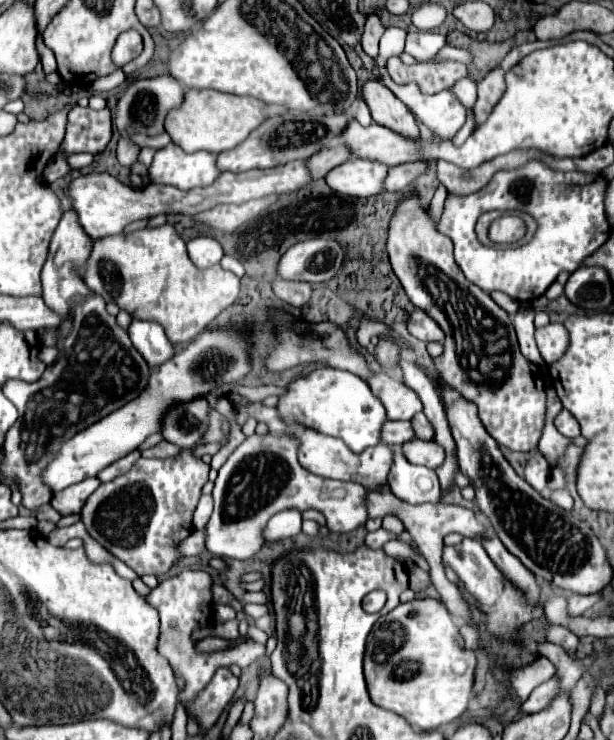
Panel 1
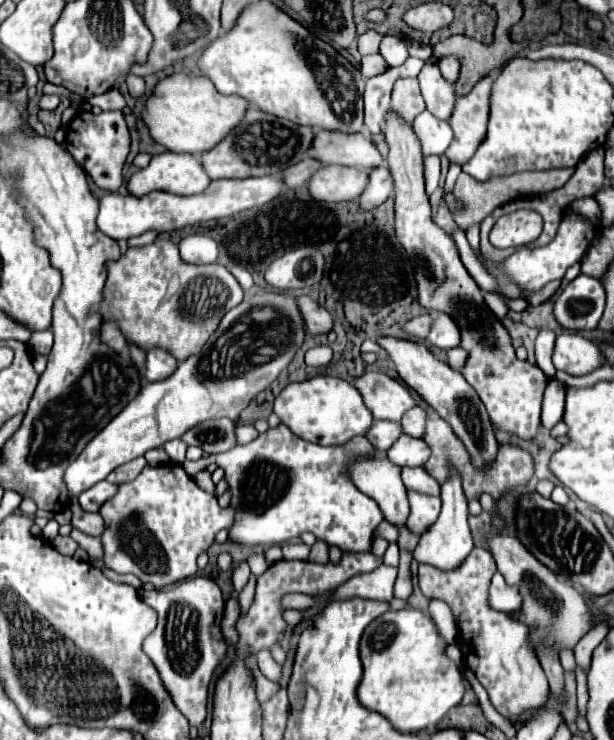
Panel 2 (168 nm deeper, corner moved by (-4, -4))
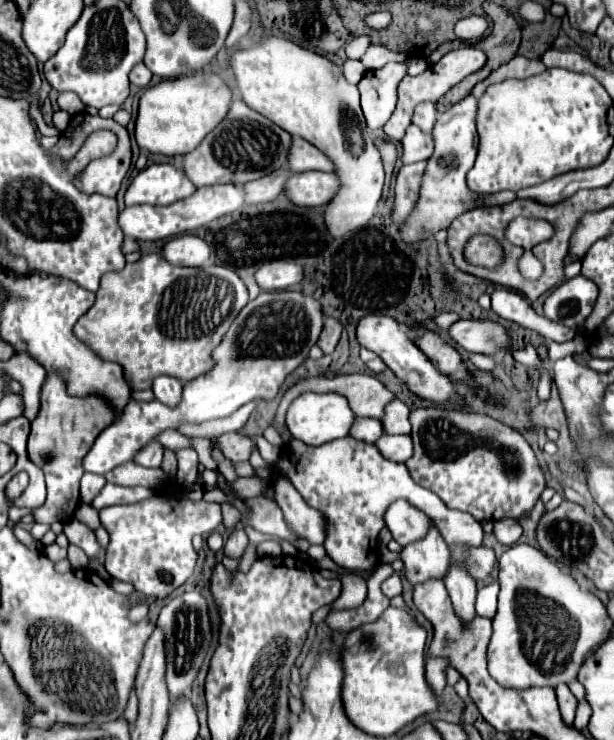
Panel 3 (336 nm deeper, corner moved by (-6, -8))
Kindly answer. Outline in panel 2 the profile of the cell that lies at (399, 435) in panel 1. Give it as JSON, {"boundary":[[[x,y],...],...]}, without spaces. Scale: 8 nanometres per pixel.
{"boundary":[[[374,421],[374,425],[370,425],[370,433],[366,433],[366,439],[378,451],[388,451],[390,445],[400,437],[400,433],[400,423],[394,425],[394,421]]]}

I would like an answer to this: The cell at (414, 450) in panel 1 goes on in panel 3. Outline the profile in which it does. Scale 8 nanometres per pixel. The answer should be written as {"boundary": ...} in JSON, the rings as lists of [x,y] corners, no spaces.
{"boundary":[[[384,435],[376,447],[380,447],[380,453],[394,463],[406,463],[414,453],[412,437],[408,435]]]}

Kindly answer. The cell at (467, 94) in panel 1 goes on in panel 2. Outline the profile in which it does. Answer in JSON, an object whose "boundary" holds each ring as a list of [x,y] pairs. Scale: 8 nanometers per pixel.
{"boundary":[[[435,60],[426,61],[422,71],[418,73],[420,91],[426,103],[426,109],[440,119],[448,119],[454,109],[454,85],[448,83],[442,75]]]}

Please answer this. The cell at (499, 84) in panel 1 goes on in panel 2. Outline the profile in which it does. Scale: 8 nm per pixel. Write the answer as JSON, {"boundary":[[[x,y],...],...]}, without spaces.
{"boundary":[[[488,75],[482,81],[478,81],[478,85],[474,85],[474,89],[468,95],[458,97],[454,113],[450,115],[454,139],[444,153],[450,163],[464,165],[476,153],[478,145],[484,141],[492,83],[494,75]]]}

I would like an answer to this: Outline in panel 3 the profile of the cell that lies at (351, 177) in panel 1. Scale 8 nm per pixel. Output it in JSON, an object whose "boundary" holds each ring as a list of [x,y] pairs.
{"boundary":[[[304,171],[304,173],[294,173],[288,179],[286,195],[296,205],[324,207],[336,197],[338,189],[340,189],[340,179],[336,173]]]}

